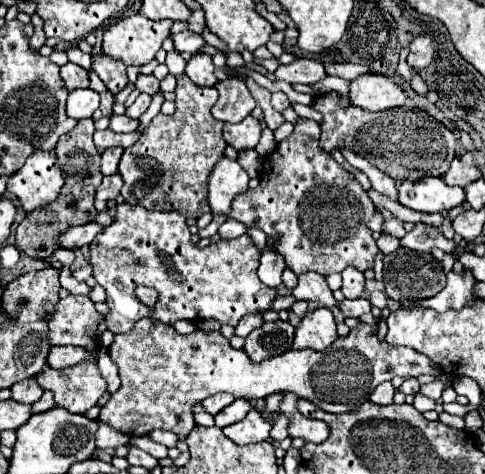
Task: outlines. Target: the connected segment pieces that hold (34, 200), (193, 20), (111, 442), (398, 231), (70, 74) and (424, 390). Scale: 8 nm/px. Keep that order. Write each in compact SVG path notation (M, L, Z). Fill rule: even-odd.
M36 150L8 180L8 192L16 194L26 212L48 206L64 184L54 150Z
M194 10L192 16L186 20L186 22L180 22L186 30L192 30L192 32L202 32L204 28L204 12L202 10Z
M100 424L98 432L96 432L96 446L98 448L116 448L116 446L122 446L126 444L130 438L126 434L120 434L116 430L112 430L110 426L104 426Z
M382 210L382 214L384 214L384 220L386 220L386 224L384 224L384 234L392 234L392 236L396 236L396 238L402 238L406 232L404 232L404 226L402 226L402 222L398 222L390 212L386 212L386 210Z
M68 62L60 68L60 76L62 76L68 90L88 88L88 72L82 66L76 66L76 64Z
M430 382L430 384L424 384L420 388L420 394L422 396L428 396L432 400L438 400L442 396L442 390L444 390L444 384L442 382Z

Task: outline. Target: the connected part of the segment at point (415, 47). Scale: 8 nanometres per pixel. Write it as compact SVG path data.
M428 34L416 36L410 42L410 54L408 54L408 64L414 66L416 70L426 68L432 62L434 56L434 48L432 48L432 38Z

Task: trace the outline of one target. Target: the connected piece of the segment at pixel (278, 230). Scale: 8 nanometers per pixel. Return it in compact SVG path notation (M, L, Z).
M298 118L294 124L294 132L278 142L276 150L264 160L264 176L260 176L260 184L254 190L246 190L232 200L230 216L250 228L264 230L268 236L268 246L282 254L286 266L294 274L306 274L310 270L320 272L322 276L330 276L334 272L342 272L346 266L354 266L360 272L374 266L374 256L378 254L376 240L372 238L372 230L368 228L368 220L374 216L376 208L362 190L360 182L344 170L330 154L320 150L320 124L308 118Z

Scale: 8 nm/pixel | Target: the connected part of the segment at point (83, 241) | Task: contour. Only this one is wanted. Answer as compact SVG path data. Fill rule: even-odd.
M88 222L88 224L84 224L84 226L72 226L72 228L68 228L64 234L60 234L58 244L60 244L60 248L80 250L82 246L90 244L100 230L102 230L102 226L96 224L96 222Z

